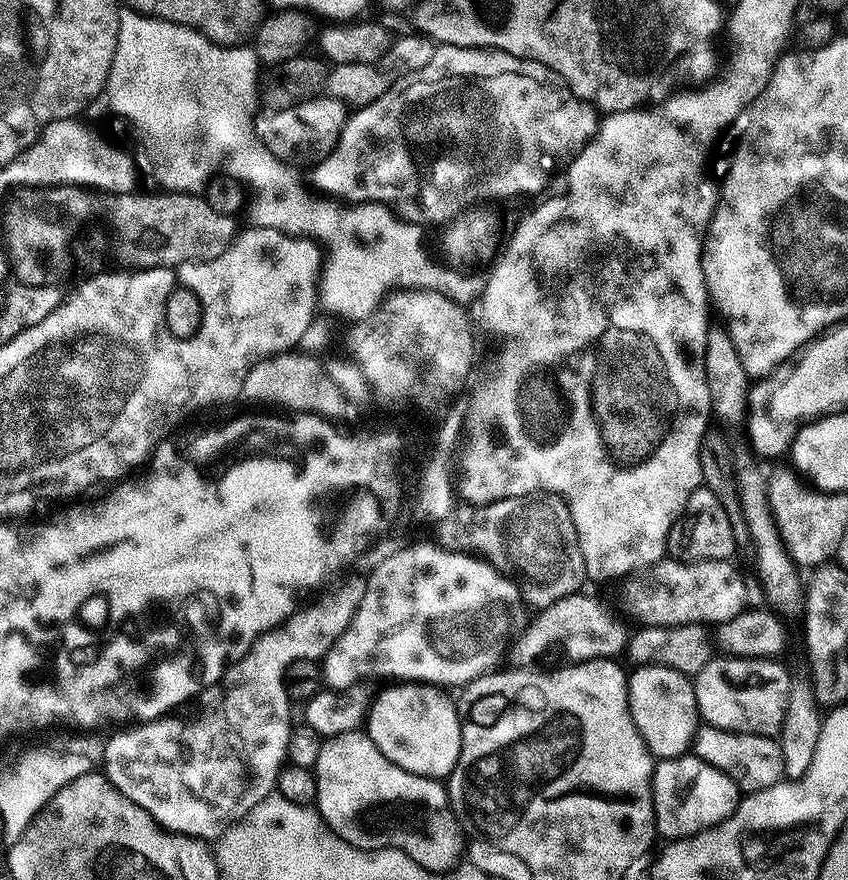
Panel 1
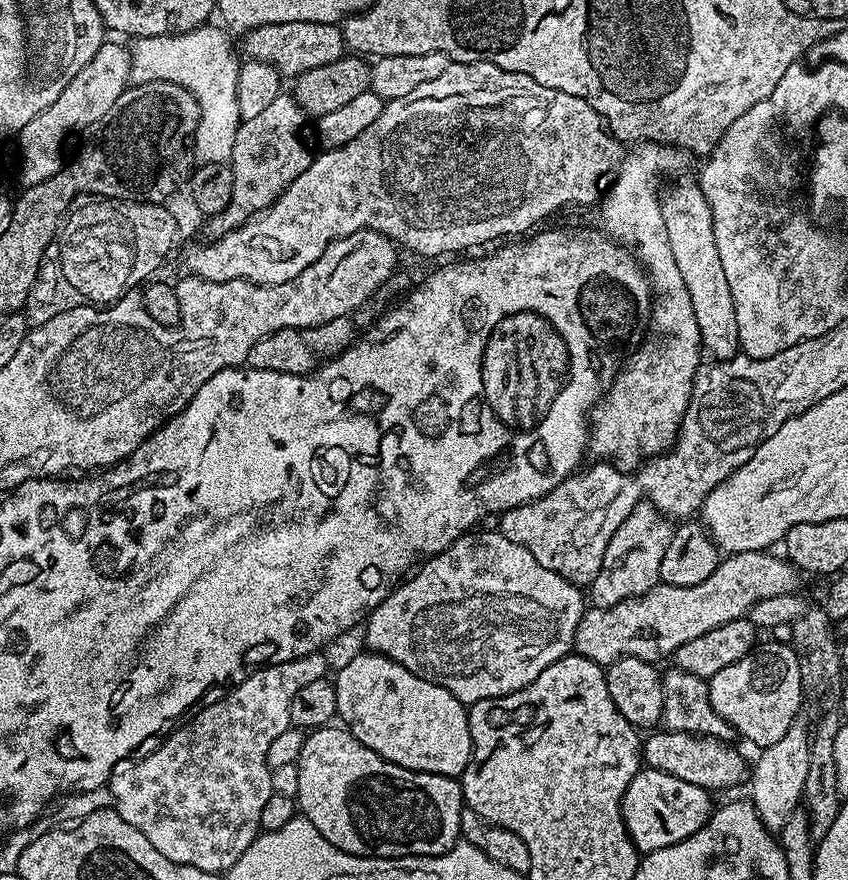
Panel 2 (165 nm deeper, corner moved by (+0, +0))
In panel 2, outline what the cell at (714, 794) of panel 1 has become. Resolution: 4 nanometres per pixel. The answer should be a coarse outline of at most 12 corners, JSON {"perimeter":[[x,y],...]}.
{"perimeter":[[650,767],[620,807],[637,852],[690,838],[709,789]]}

